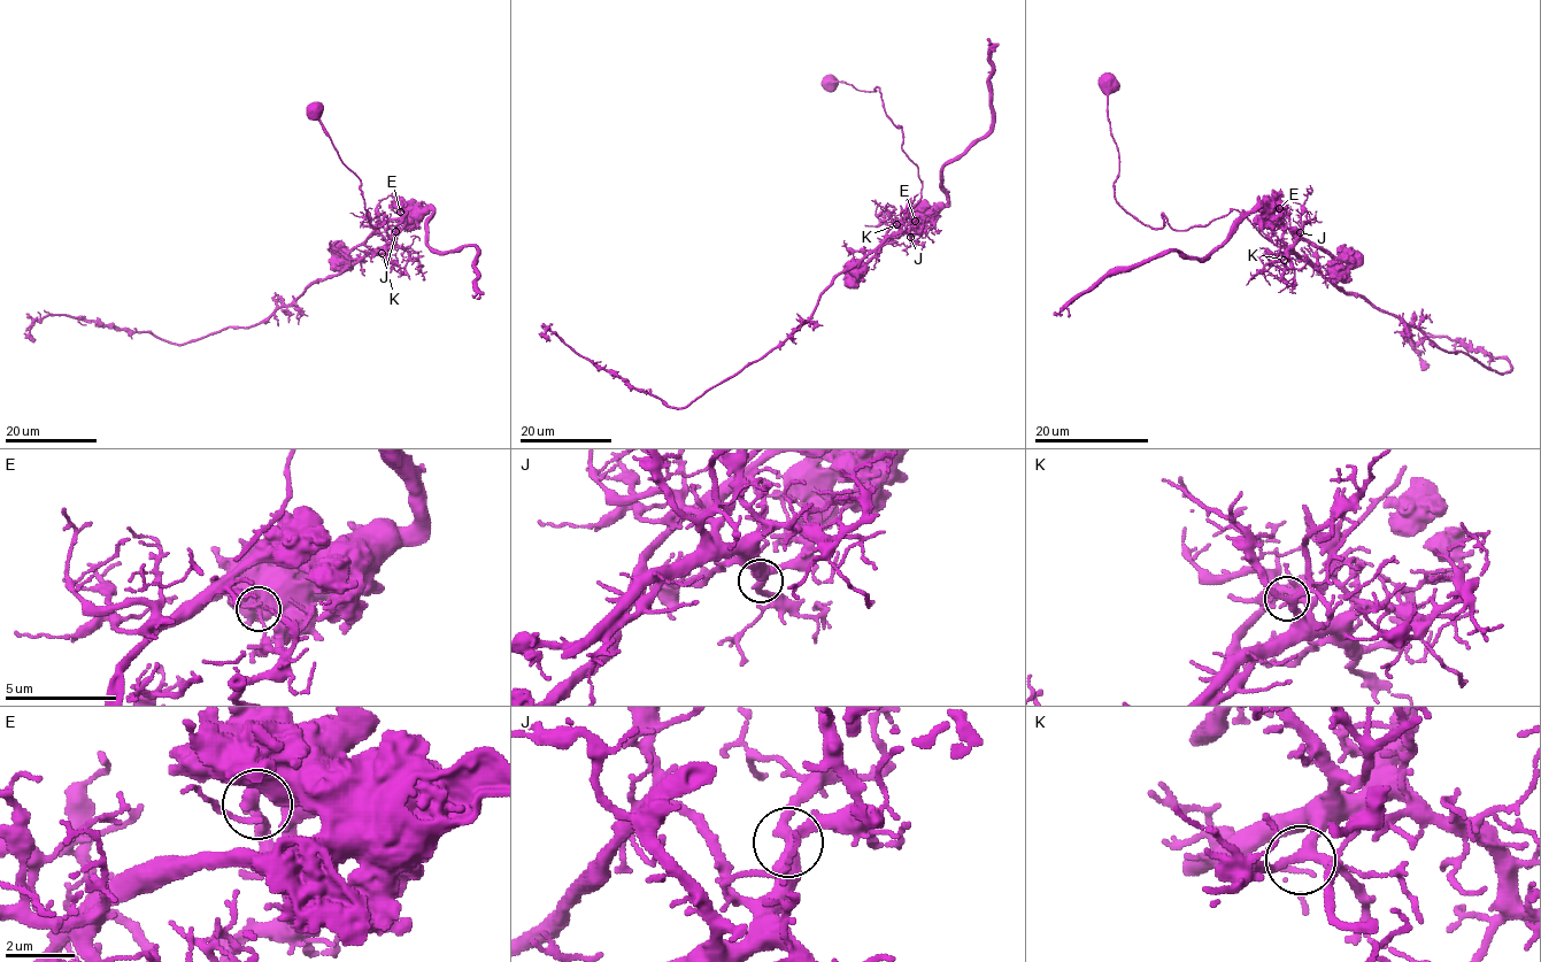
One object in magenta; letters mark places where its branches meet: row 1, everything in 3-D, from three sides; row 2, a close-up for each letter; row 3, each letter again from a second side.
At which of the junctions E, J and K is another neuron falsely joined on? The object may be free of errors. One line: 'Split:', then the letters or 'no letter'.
Split: E

